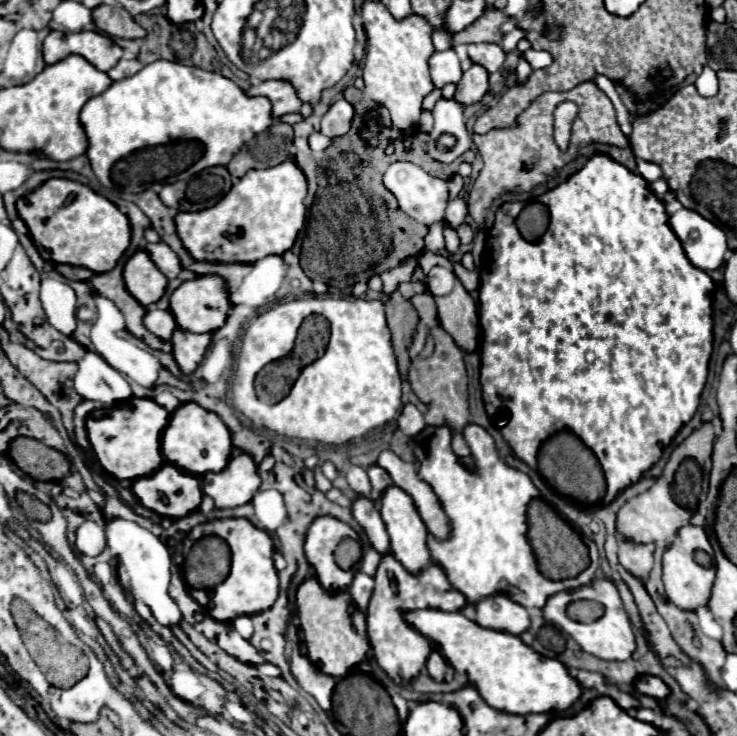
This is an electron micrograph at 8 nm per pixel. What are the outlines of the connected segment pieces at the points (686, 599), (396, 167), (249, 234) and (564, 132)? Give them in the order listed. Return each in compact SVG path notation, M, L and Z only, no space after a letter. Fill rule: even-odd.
M684 525L678 529L676 541L672 541L668 545L668 549L664 551L664 557L662 557L662 571L664 571L662 581L664 581L666 595L682 611L694 611L696 607L706 605L708 597L710 597L712 583L714 583L714 567L712 565L708 565L708 567L698 565L694 559L696 551L706 551L708 555L712 555L712 547L708 543L708 537L702 527Z
M392 163L384 173L384 185L394 193L400 209L406 215L410 215L414 221L428 227L442 221L446 205L448 205L448 187L444 179L428 175L414 163Z
M288 157L276 167L248 171L234 183L222 203L216 203L206 211L178 213L174 219L178 237L198 261L256 263L266 255L286 253L304 227L306 193L308 179L304 171L292 157ZM226 235L234 237L236 241L226 241Z
M567 101L558 105L554 112L554 140L563 151L568 148L572 124L578 111L575 103Z

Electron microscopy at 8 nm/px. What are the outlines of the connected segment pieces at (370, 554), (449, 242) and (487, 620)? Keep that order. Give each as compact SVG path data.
M364 543L364 547L362 547L362 565L360 565L360 569L364 571L364 573L368 573L368 575L374 575L374 571L376 571L376 567L378 567L378 563L380 563L380 559L382 559L382 555L378 553L378 551L374 551L374 547L370 547L370 543Z
M444 221L444 237L446 237L446 249L448 251L456 251L458 245L460 245L460 239L458 239L454 227L450 227L446 221Z
M504 593L484 597L476 601L474 607L465 608L463 613L486 629L498 629L512 635L522 635L530 629L528 611Z

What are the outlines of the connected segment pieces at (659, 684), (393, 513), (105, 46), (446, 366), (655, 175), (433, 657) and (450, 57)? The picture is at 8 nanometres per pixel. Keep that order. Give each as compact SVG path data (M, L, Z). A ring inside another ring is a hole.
M642 677L636 681L636 689L656 699L666 699L672 693L672 689L660 677Z
M390 485L384 489L384 493L380 495L380 515L384 519L384 525L386 525L386 531L390 535L390 549L394 553L394 557L412 573L418 573L422 571L432 559L430 559L430 553L428 553L428 547L426 547L426 535L428 535L428 529L424 525L424 521L420 519L420 513L418 509L414 507L414 501L410 499L410 495L406 491L402 491L400 487L396 485Z
M50 31L44 39L44 61L48 65L58 63L72 53L82 55L100 71L110 71L120 61L124 49L98 31Z
M424 291L420 295L414 295L410 301L414 309L418 311L422 325L434 335L434 341L436 341L436 349L432 357L428 359L420 359L418 355L410 357L410 369L408 369L410 387L418 395L418 399L428 405L428 411L424 415L426 425L444 425L444 423L450 425L454 429L454 439L452 439L454 453L460 457L468 457L470 451L462 437L462 427L468 423L468 377L466 377L466 367L464 367L464 353L454 343L454 339L440 327L432 293Z
M638 159L638 167L636 171L646 179L646 181L656 181L662 177L662 167L658 167L658 163L646 163Z
M436 649L430 653L426 667L428 667L430 677L436 679L436 681L450 681L450 679L454 677L454 667L452 667L452 665L442 657L442 653L436 651Z
M454 49L432 53L428 63L430 63L430 75L434 87L442 89L446 83L458 83L462 79L460 59Z

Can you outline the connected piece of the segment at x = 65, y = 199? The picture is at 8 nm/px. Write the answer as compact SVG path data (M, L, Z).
M48 179L30 195L18 199L16 209L42 259L52 263L68 263L94 273L106 273L116 267L130 245L130 219L110 199L78 181Z

